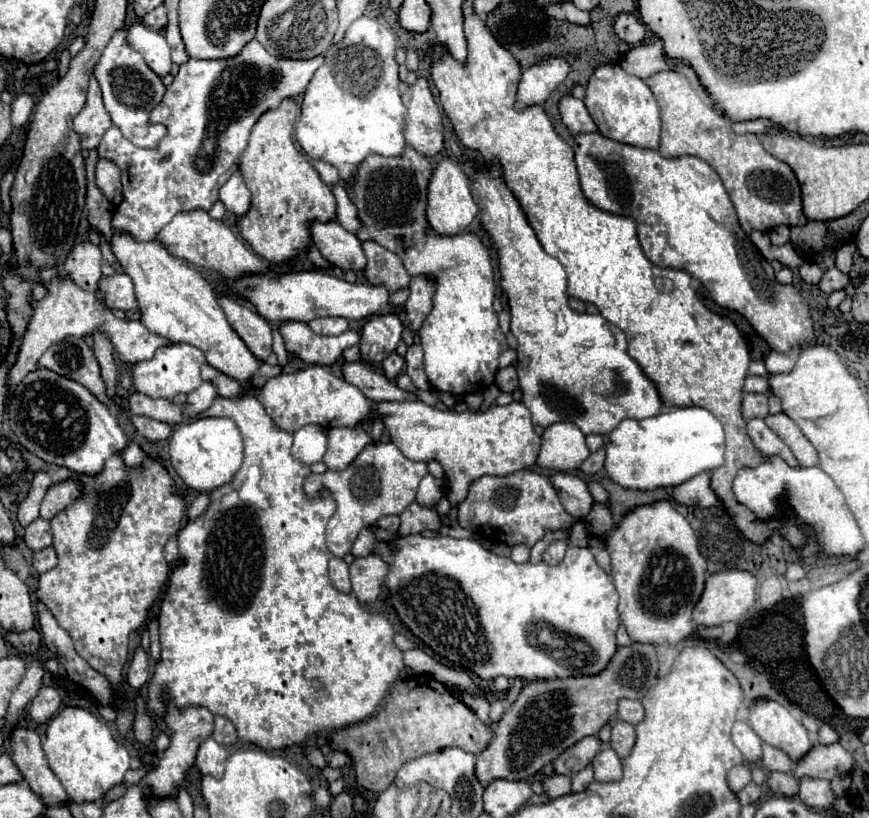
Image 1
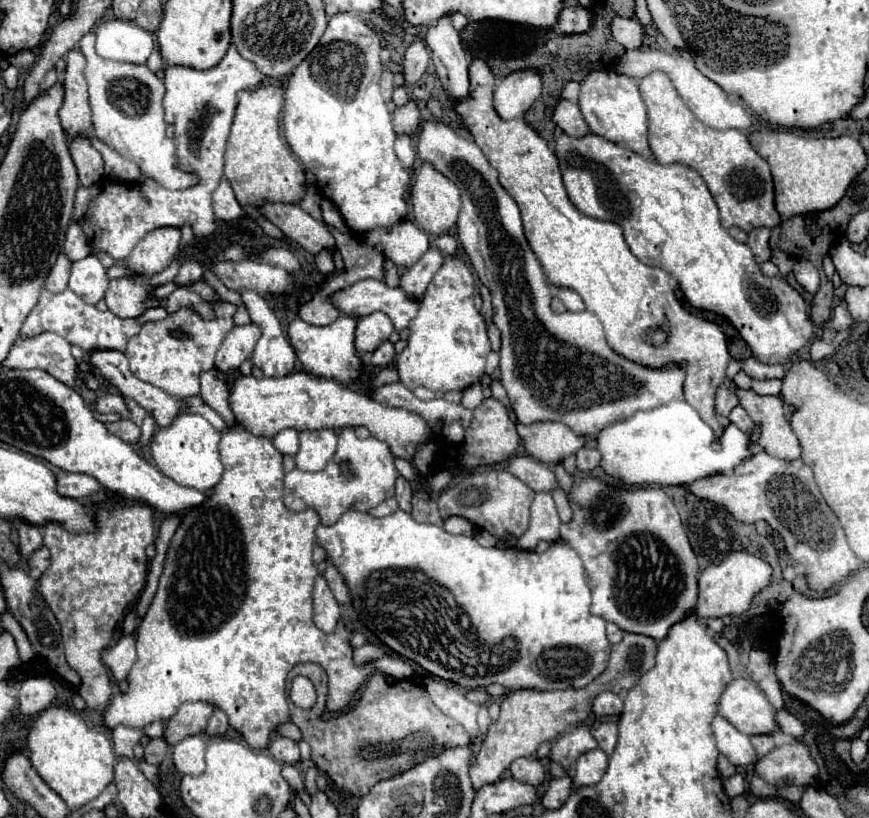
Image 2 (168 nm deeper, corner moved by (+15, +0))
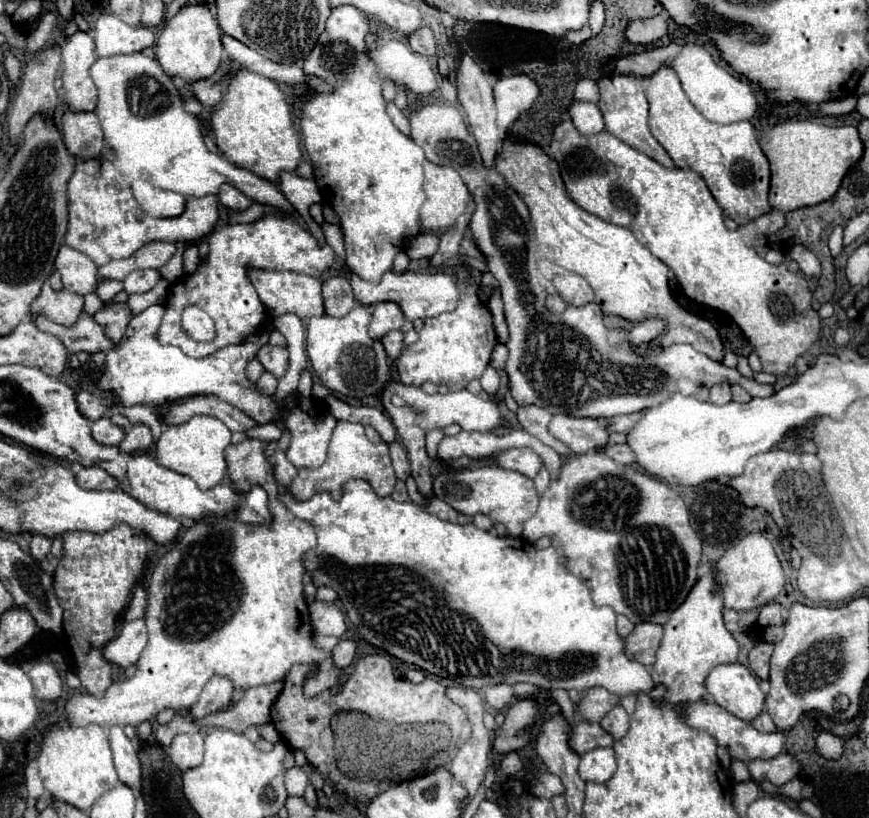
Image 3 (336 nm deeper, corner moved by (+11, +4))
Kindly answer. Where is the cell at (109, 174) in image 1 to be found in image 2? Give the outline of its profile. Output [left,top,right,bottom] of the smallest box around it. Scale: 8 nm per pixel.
[69,135,103,185]

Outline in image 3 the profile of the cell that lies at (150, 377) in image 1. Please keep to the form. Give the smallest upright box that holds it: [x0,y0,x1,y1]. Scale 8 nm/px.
[157,217,335,357]

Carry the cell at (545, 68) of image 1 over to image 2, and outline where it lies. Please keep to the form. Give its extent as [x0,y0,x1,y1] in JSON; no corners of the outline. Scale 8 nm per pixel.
[493,69,541,121]

